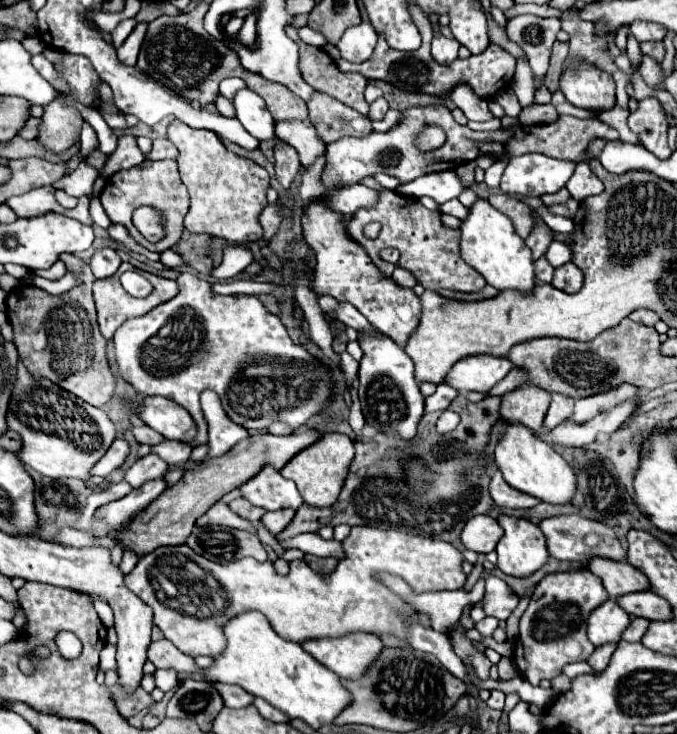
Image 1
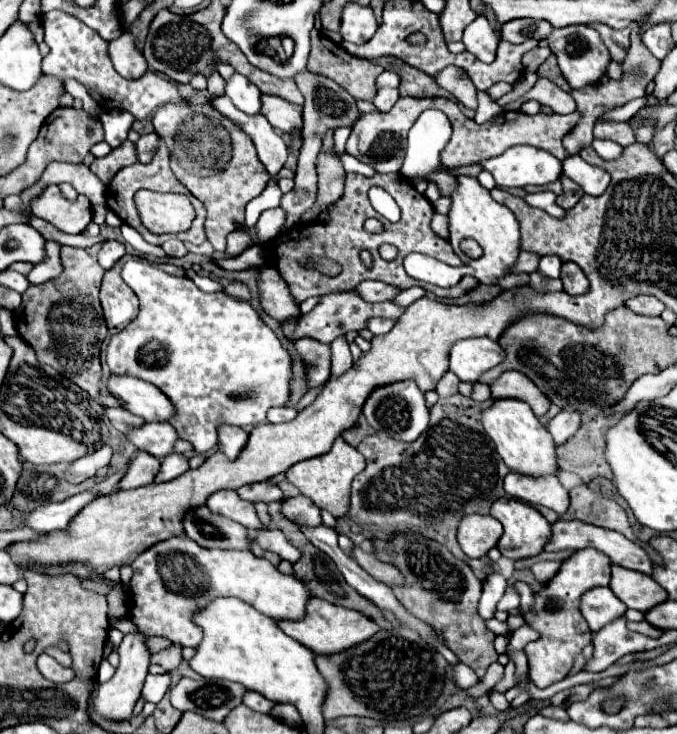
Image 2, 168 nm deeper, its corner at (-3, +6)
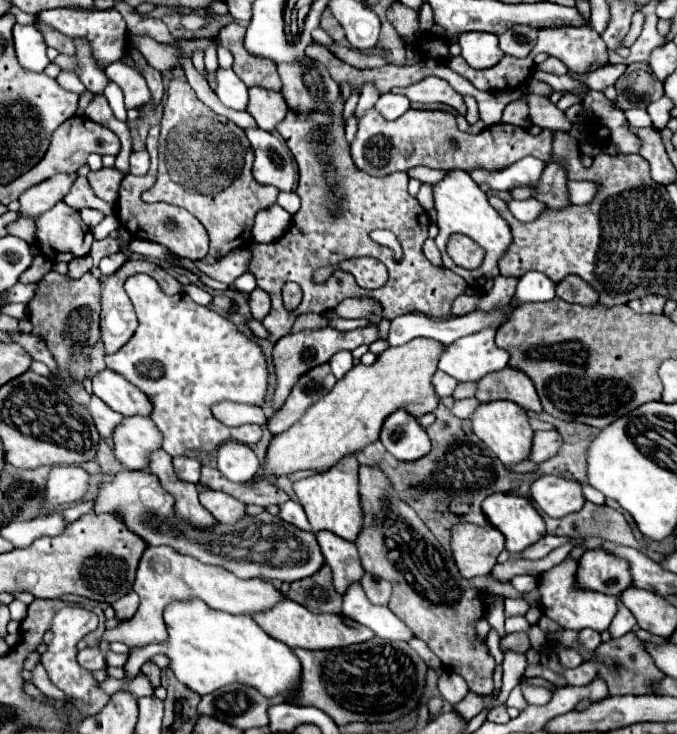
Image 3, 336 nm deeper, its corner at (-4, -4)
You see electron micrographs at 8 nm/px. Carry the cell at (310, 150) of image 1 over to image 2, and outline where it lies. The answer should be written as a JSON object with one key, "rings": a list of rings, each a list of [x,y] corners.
{"rings":[[[262,95],[260,113],[270,121],[274,129],[290,133],[294,129],[302,129],[302,107],[284,101],[282,97]]]}

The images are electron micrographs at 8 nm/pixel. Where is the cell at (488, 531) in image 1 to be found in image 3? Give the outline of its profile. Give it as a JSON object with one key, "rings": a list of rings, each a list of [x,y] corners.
{"rings":[[[457,523],[451,529],[451,553],[461,575],[467,579],[487,575],[503,549],[505,539],[501,531],[491,525],[477,527],[471,523]]]}

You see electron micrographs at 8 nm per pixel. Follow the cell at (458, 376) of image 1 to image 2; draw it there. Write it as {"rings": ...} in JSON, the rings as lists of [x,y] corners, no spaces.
{"rings":[[[464,339],[450,347],[450,371],[458,375],[460,381],[478,381],[482,373],[496,367],[504,359],[504,349],[488,339]]]}

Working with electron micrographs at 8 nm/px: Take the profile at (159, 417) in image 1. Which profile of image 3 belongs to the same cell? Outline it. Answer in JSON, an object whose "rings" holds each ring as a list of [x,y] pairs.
{"rings":[[[101,371],[93,379],[93,393],[123,417],[151,417],[153,405],[145,393],[115,371]]]}

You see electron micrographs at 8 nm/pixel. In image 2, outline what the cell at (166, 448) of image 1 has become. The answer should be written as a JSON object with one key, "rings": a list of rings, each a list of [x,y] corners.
{"rings":[[[144,421],[144,425],[130,429],[126,439],[138,449],[154,457],[166,457],[172,453],[172,447],[178,439],[176,429],[166,421]]]}

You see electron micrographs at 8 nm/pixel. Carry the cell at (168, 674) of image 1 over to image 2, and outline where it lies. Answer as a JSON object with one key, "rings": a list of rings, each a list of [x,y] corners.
{"rings":[[[148,675],[144,681],[144,689],[142,689],[142,699],[146,703],[160,703],[160,699],[164,697],[164,693],[168,691],[170,685],[170,675]]]}

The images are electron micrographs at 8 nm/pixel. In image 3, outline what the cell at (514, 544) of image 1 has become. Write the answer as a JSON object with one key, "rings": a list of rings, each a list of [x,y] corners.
{"rings":[[[491,495],[483,503],[483,513],[505,535],[505,549],[509,553],[523,553],[545,535],[543,517],[525,497]]]}

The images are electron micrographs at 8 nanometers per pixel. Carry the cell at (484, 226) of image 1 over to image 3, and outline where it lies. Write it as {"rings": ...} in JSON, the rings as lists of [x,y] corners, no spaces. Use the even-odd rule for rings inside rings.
{"rings":[[[453,169],[447,173],[447,177],[433,185],[433,197],[435,197],[435,209],[437,209],[437,227],[439,227],[439,235],[435,237],[435,243],[441,251],[441,257],[443,257],[443,265],[449,267],[451,271],[455,271],[457,275],[461,275],[469,287],[477,287],[479,281],[485,281],[485,279],[495,279],[499,275],[499,259],[507,253],[507,249],[511,247],[513,243],[513,235],[511,235],[511,227],[507,225],[507,221],[491,207],[487,195],[479,189],[479,185],[469,177],[467,171],[461,171],[461,169]],[[455,233],[461,233],[461,235],[467,235],[471,237],[483,251],[485,251],[485,261],[481,267],[477,267],[475,271],[469,271],[469,269],[461,269],[459,265],[453,263],[453,259],[447,255],[445,251],[445,245],[449,241],[451,235]]]}

